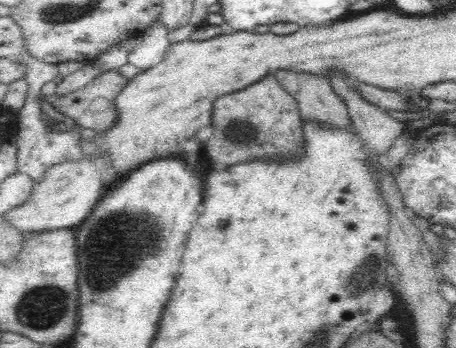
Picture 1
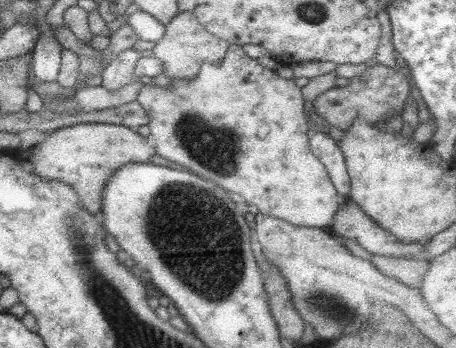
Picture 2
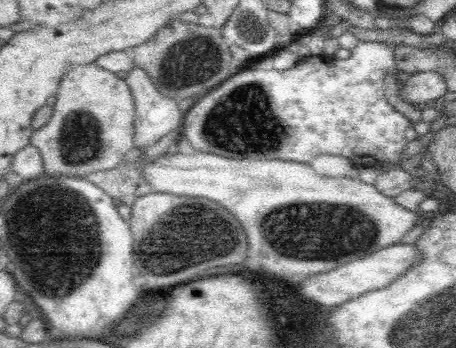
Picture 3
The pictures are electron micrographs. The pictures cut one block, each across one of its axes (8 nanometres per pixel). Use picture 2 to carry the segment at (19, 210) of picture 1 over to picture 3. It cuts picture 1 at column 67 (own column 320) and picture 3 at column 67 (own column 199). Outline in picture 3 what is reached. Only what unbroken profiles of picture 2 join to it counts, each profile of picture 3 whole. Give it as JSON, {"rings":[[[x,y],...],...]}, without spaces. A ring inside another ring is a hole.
{"rings":[[[96,62],[74,64],[62,74],[54,98],[56,102],[52,106],[50,120],[42,128],[32,132],[28,142],[28,146],[36,146],[40,150],[44,162],[44,174],[84,178],[86,174],[114,170],[124,164],[124,156],[134,148],[134,136],[136,136],[136,104],[126,80],[118,78],[114,72],[104,70]]]}

